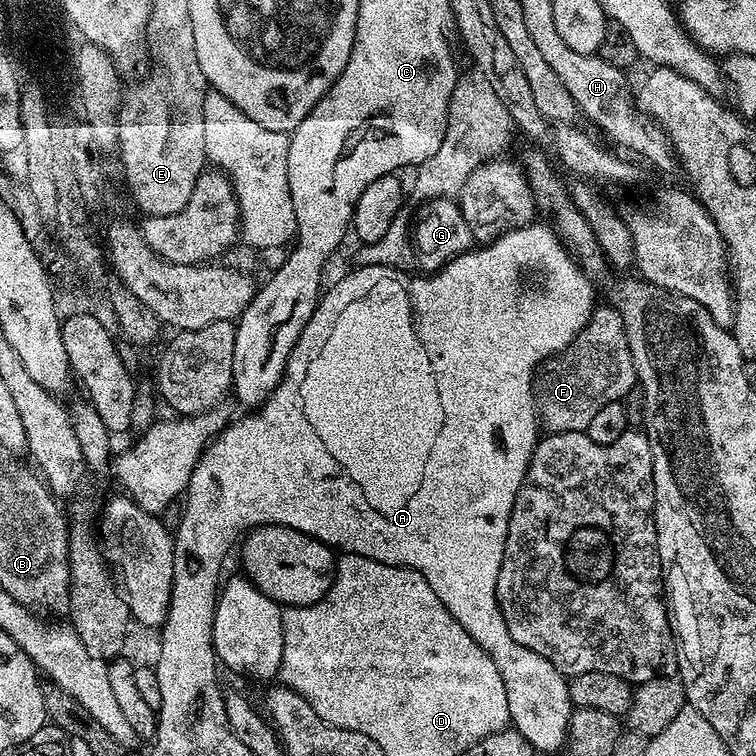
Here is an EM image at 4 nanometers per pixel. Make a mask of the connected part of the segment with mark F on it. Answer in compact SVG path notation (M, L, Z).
M597 306L572 345L549 356L534 377L539 423L545 424L549 433L585 431L606 402L623 401L637 384L630 342L618 310Z

